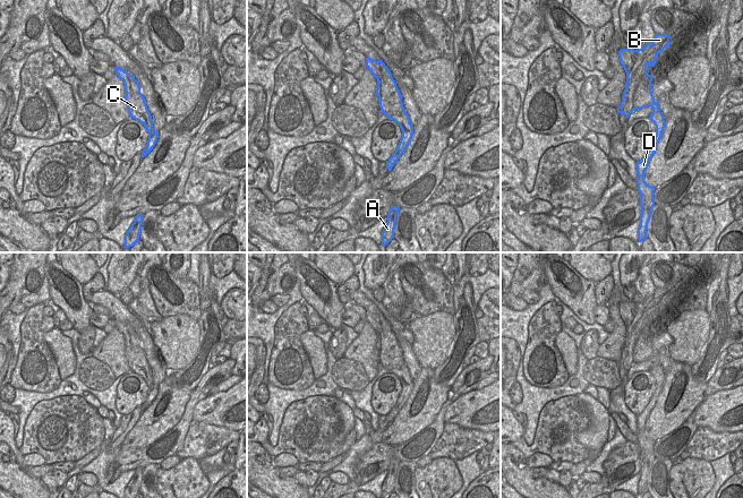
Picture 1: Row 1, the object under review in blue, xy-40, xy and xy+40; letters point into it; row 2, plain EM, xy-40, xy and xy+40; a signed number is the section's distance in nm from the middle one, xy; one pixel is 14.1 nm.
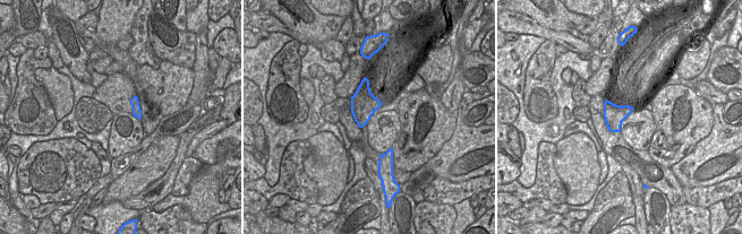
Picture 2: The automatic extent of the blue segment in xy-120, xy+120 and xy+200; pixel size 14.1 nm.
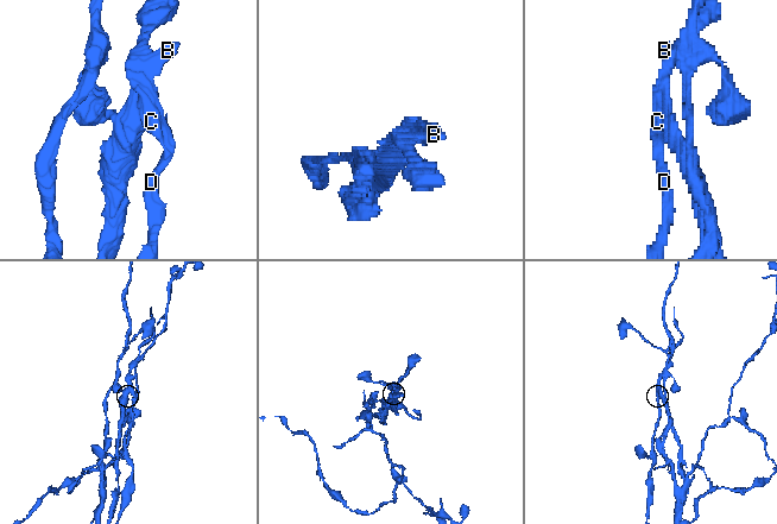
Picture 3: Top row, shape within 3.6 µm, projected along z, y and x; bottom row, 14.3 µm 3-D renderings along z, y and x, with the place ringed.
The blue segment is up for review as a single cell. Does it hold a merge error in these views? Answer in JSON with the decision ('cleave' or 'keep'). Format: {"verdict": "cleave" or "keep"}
{"verdict": "cleave"}

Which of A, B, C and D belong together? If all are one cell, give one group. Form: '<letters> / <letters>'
A C D / B

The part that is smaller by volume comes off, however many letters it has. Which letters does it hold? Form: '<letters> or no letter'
A, C, D.

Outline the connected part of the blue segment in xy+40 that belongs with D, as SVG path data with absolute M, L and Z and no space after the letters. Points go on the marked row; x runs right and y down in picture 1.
M642 72L637 76L637 91L633 97L633 105L635 110L651 106L652 112L649 119L656 126L656 136L652 140L652 144L649 151L646 153L643 158L640 162L637 162L637 184L638 191L640 192L640 207L641 207L641 216L640 216L640 226L638 229L638 240L639 242L643 241L647 238L647 226L650 220L650 215L652 212L652 207L655 206L654 201L654 191L656 188L649 186L644 181L644 171L650 162L650 158L656 152L656 148L661 138L665 120L664 115L659 110L659 100L656 102L655 97L651 93L651 81L652 75L648 72Z

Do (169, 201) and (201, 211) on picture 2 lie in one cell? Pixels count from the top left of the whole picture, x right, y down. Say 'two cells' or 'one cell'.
one cell

